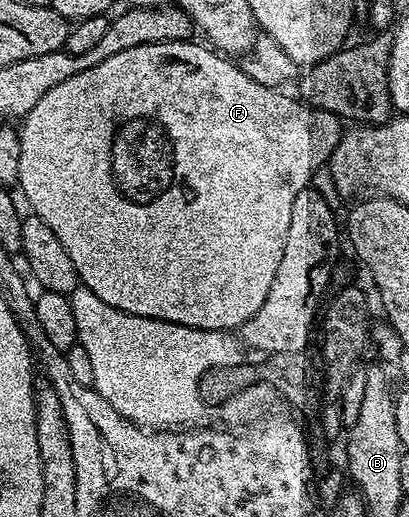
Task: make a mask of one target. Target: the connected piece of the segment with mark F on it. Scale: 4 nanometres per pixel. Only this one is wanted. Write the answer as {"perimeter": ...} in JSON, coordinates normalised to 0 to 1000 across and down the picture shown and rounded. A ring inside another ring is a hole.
{"perimeter":[[[474,81],[333,87],[333,95],[303,95],[303,103],[244,118],[244,126],[205,133],[205,141],[183,141],[166,157],[147,157],[137,172],[117,172],[49,238],[42,360],[54,362],[56,381],[73,391],[71,406],[93,416],[98,427],[147,458],[147,474],[166,482],[198,553],[225,559],[244,582],[342,613],[562,644],[589,636],[626,598],[645,590],[645,574],[655,574],[655,559],[665,559],[665,536],[675,536],[675,520],[694,497],[694,466],[704,466],[704,433],[724,373],[760,360],[770,352],[768,337],[807,313],[807,300],[834,273],[841,238],[826,224],[758,207],[716,182],[697,184],[697,174],[616,157],[579,120],[491,81]]]}

